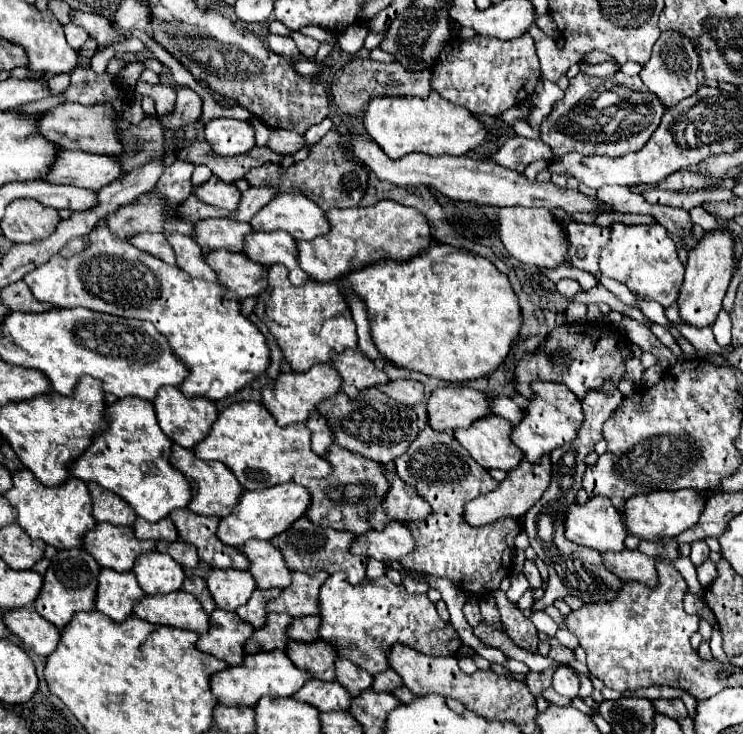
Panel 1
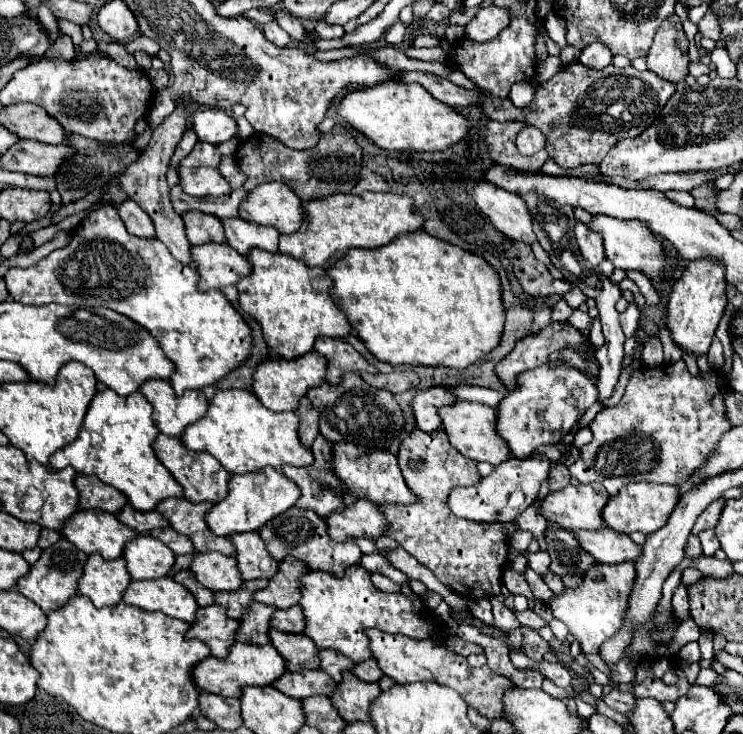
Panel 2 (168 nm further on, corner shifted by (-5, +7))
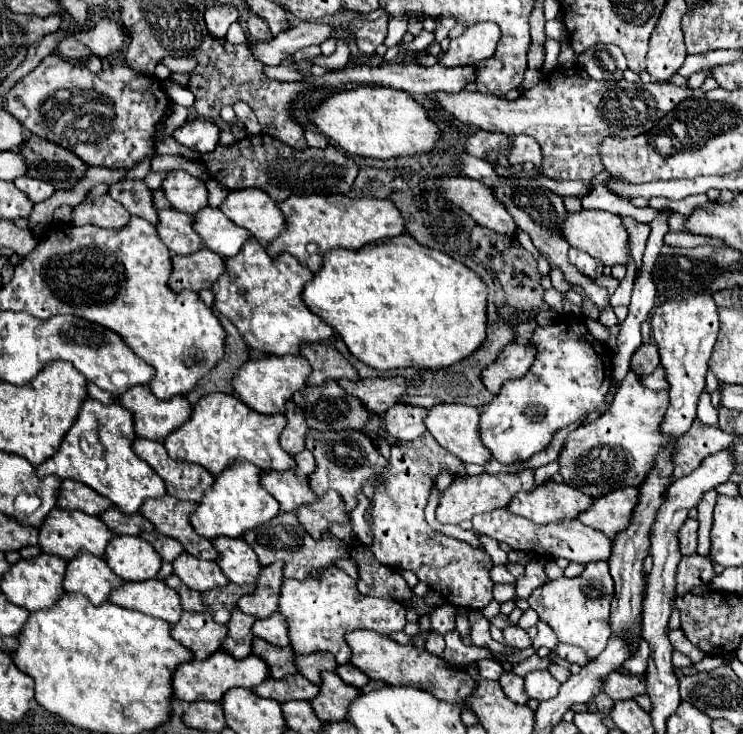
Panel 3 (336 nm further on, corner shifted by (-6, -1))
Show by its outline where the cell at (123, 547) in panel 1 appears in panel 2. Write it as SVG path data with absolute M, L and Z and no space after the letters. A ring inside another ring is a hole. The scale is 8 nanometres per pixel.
M78 510L66 522L62 534L82 552L98 552L104 560L120 558L124 544L138 536L138 532L122 524L116 516L100 510Z

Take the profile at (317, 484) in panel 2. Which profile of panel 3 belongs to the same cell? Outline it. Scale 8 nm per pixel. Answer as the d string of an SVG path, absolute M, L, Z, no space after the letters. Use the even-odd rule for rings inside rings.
M303 450L293 456L295 468L289 472L265 472L261 470L261 486L275 496L281 504L281 510L293 512L303 504L311 504L317 500L313 490L309 488L309 474L315 468L315 458L309 450Z

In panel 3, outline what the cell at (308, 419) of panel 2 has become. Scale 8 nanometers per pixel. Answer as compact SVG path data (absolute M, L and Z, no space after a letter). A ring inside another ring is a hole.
M291 400L285 404L285 418L287 418L287 426L281 432L281 448L289 454L297 454L301 450L305 450L305 432L307 432L307 424L305 418L301 414L301 408L297 408Z

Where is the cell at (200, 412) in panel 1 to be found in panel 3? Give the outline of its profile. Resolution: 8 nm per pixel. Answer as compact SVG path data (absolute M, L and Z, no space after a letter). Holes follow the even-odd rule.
M133 386L129 392L121 394L117 402L133 412L135 434L149 440L165 438L191 414L189 402L183 396L173 396L173 400L157 400L149 392L149 386Z

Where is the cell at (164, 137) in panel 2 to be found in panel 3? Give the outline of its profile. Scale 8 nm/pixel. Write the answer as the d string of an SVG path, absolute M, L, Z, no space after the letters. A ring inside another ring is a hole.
M129 180L109 186L109 196L125 206L129 214L141 216L151 224L157 224L157 210L153 208L151 190L145 188L143 180Z

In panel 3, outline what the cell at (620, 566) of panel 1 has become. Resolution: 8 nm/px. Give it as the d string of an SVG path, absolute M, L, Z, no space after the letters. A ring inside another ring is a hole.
M497 508L493 512L477 514L473 516L473 528L479 530L481 534L487 534L495 538L497 542L509 544L513 550L529 552L535 556L551 556L551 558L567 558L571 562L595 562L595 560L607 560L611 556L611 540L603 534L597 532L579 520L563 520L561 524L533 524L531 520L525 520L523 516L517 516L509 512L507 508Z

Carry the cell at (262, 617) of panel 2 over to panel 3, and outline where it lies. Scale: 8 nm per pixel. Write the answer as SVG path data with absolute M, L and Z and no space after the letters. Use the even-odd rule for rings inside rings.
M233 608L233 616L227 624L229 634L223 640L223 650L229 652L233 658L245 658L251 654L251 626L255 618L243 614L239 608Z

